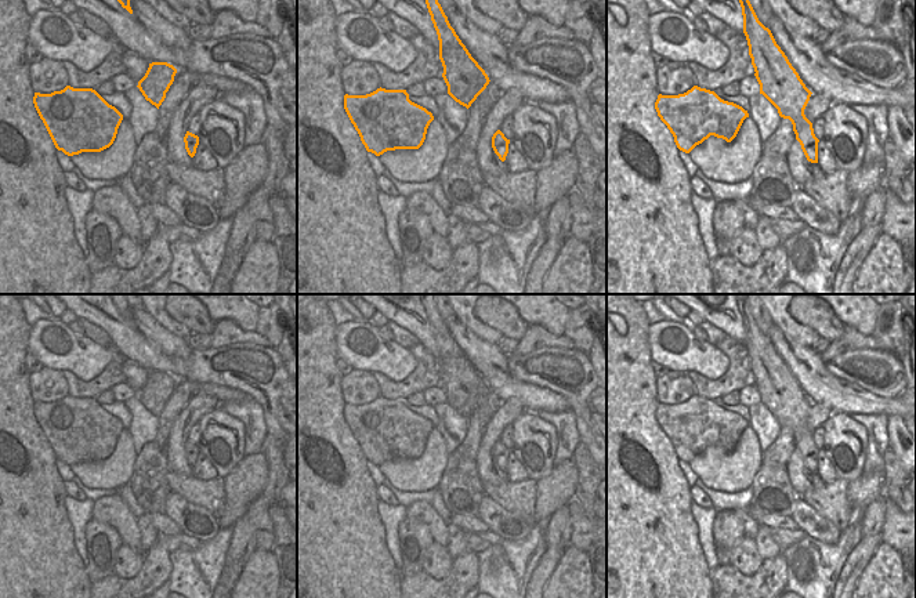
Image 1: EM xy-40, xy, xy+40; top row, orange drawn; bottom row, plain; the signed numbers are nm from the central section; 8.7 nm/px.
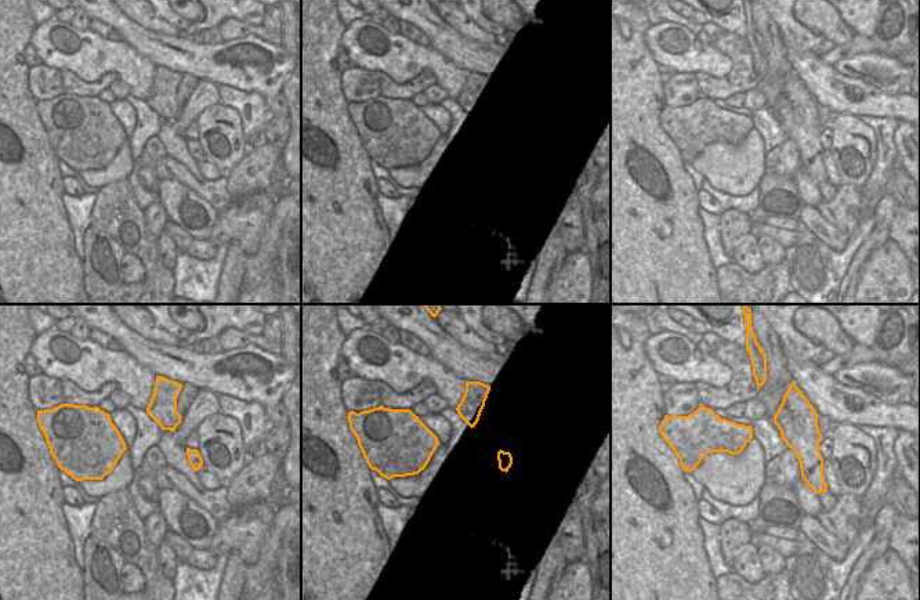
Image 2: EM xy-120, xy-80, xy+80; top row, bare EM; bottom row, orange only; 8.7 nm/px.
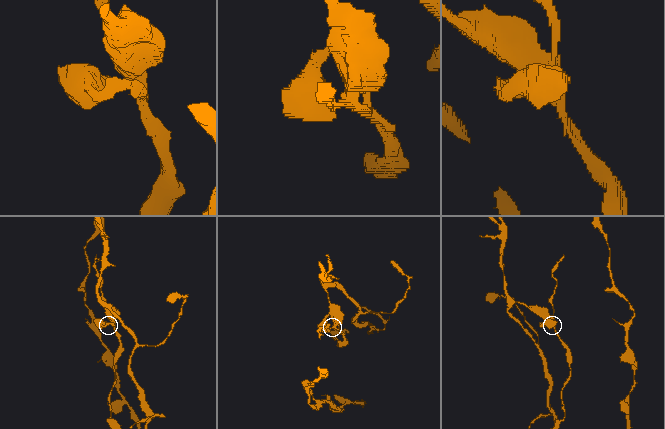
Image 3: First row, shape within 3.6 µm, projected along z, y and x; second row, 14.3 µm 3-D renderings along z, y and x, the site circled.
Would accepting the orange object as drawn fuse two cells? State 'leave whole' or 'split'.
split

